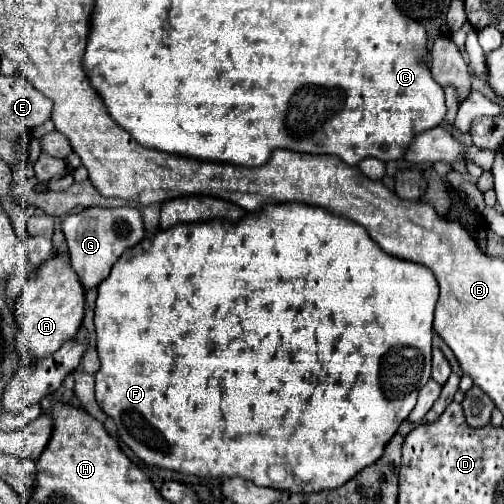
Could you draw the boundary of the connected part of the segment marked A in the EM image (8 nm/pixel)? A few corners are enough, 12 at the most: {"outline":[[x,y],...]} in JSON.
{"outline":[[67,253],[33,273],[17,337],[43,359],[75,337],[85,297]]}

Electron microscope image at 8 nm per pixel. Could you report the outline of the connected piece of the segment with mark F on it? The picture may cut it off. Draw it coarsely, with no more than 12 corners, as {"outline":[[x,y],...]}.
{"outline":[[303,203],[127,249],[95,399],[149,465],[381,457],[439,285]]}

